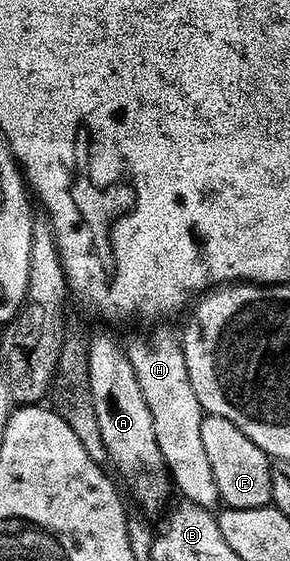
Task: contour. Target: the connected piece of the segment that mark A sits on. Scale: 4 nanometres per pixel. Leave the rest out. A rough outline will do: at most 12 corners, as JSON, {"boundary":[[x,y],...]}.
{"boundary":[[92,335],[93,410],[135,499],[158,517],[173,485],[126,347]]}

